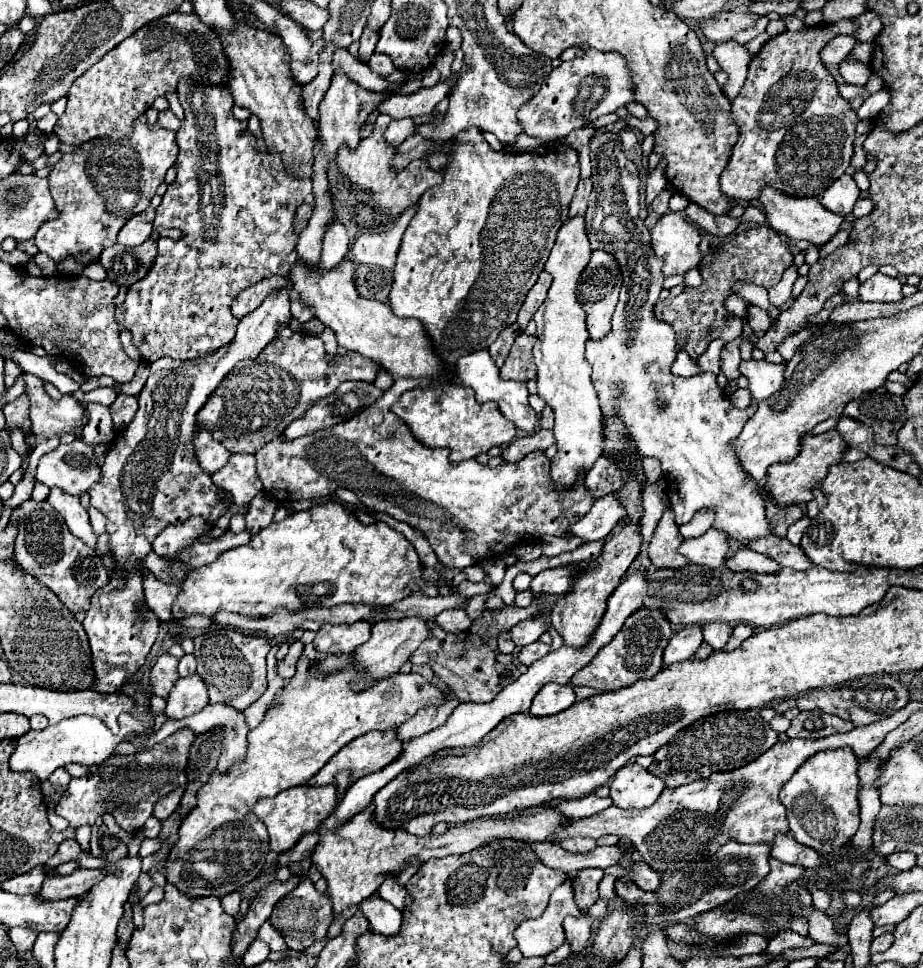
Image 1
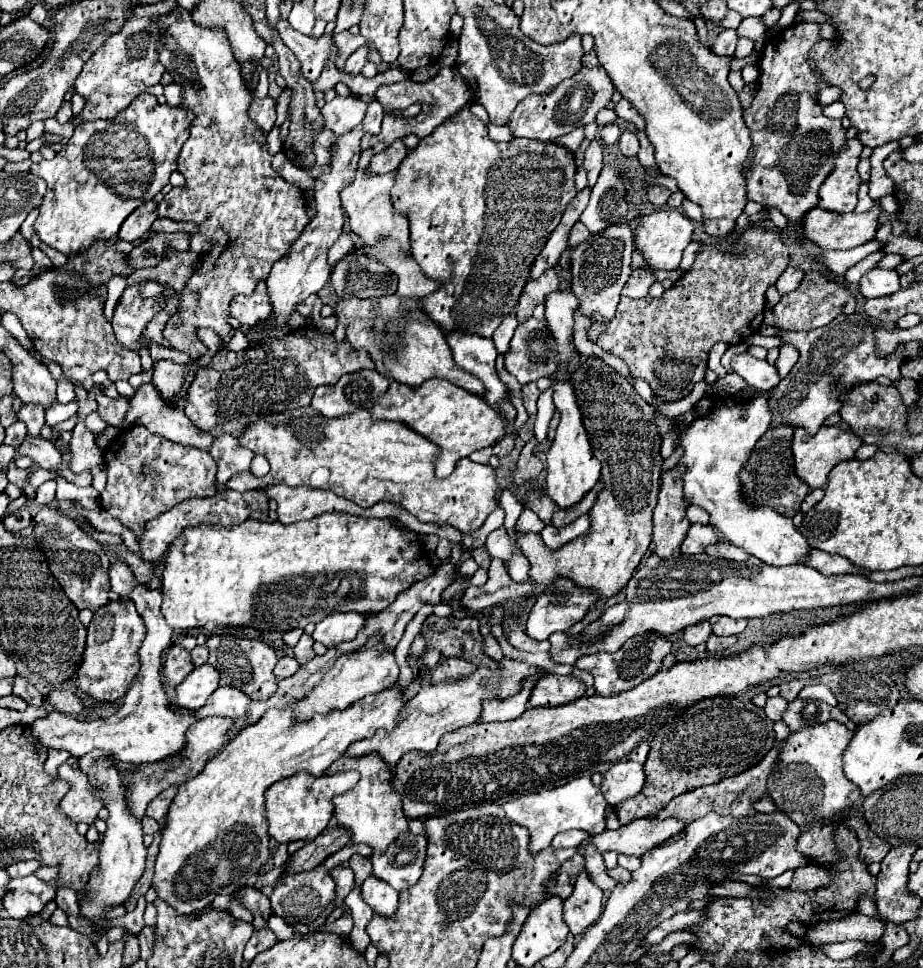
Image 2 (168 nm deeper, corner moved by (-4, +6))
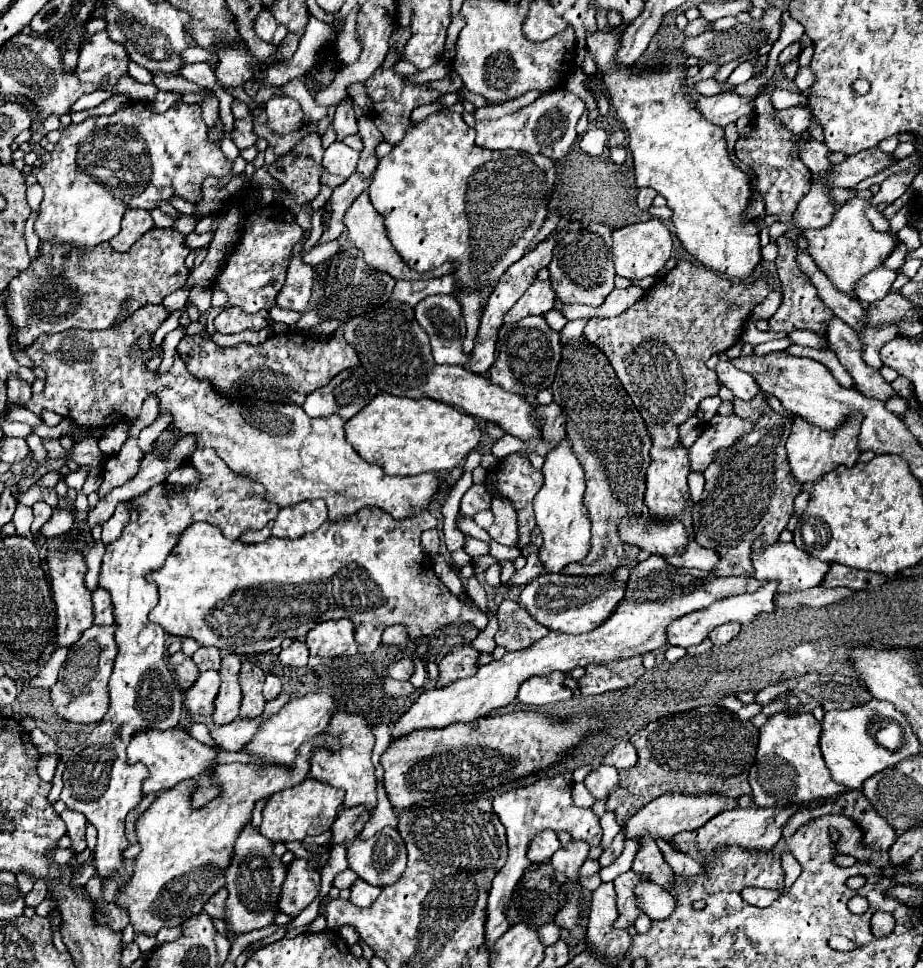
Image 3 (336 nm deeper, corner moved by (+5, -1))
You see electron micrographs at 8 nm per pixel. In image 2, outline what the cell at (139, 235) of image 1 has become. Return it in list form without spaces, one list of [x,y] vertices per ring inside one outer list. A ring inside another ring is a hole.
[[[150,200],[146,204],[142,204],[140,208],[136,208],[122,224],[120,232],[118,232],[118,238],[122,240],[128,240],[128,242],[134,242],[138,238],[142,238],[154,224],[154,220],[158,218],[158,212],[156,212],[156,202]]]

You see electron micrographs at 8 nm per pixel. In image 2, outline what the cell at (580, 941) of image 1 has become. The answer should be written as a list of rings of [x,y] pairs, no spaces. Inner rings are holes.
[[[582,872],[574,884],[574,892],[564,900],[564,922],[574,936],[584,934],[602,914],[602,890],[592,884],[586,872]]]

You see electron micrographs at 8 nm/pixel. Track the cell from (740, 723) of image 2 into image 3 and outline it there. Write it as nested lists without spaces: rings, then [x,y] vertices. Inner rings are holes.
[[[715,705],[681,711],[679,715],[667,715],[667,719],[655,719],[631,737],[631,743],[637,749],[639,761],[631,769],[619,769],[619,787],[615,787],[615,791],[609,795],[607,811],[613,811],[617,815],[617,823],[623,825],[625,819],[633,815],[633,811],[639,811],[641,807],[645,807],[659,795],[671,793],[671,791],[689,793],[689,795],[711,791],[711,793],[721,793],[727,797],[749,795],[751,787],[749,787],[747,777],[755,761],[757,739],[759,739],[759,729],[751,721],[743,721],[735,713],[715,707]]]

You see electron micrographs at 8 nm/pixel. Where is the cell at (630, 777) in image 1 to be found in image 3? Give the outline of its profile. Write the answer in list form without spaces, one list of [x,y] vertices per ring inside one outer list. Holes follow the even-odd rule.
[[[599,765],[583,781],[583,785],[589,789],[589,793],[595,795],[595,799],[609,797],[611,789],[615,789],[617,783],[619,783],[617,769],[615,767],[609,767],[609,765]]]

